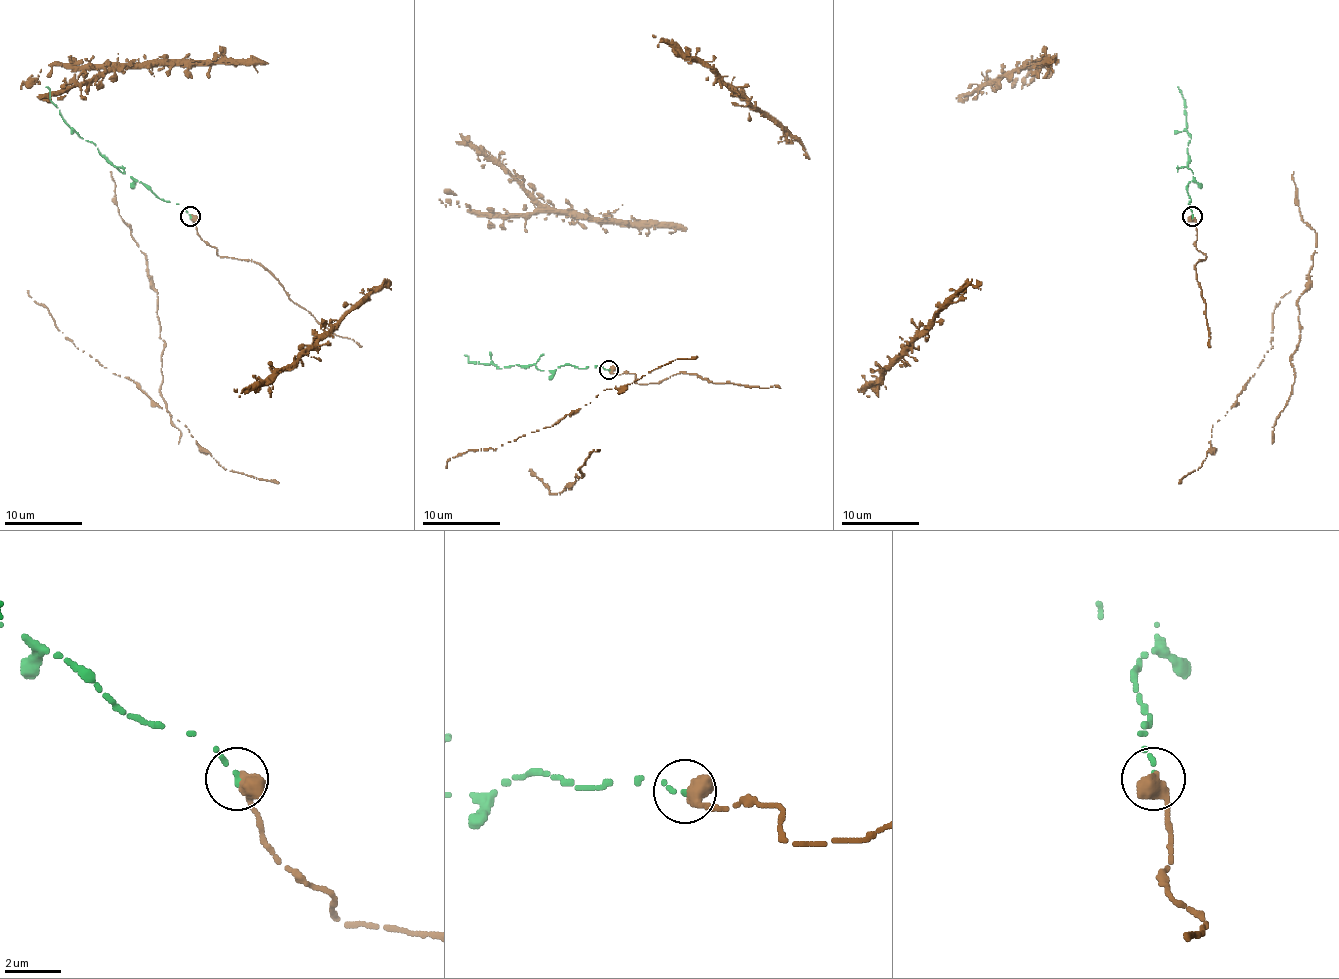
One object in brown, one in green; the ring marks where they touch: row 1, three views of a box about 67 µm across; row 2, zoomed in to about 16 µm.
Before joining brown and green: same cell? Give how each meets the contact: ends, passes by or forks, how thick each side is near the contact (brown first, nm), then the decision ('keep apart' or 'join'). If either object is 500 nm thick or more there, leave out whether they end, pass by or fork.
550 nm thick on the brown side, 200 nm on the other; join

